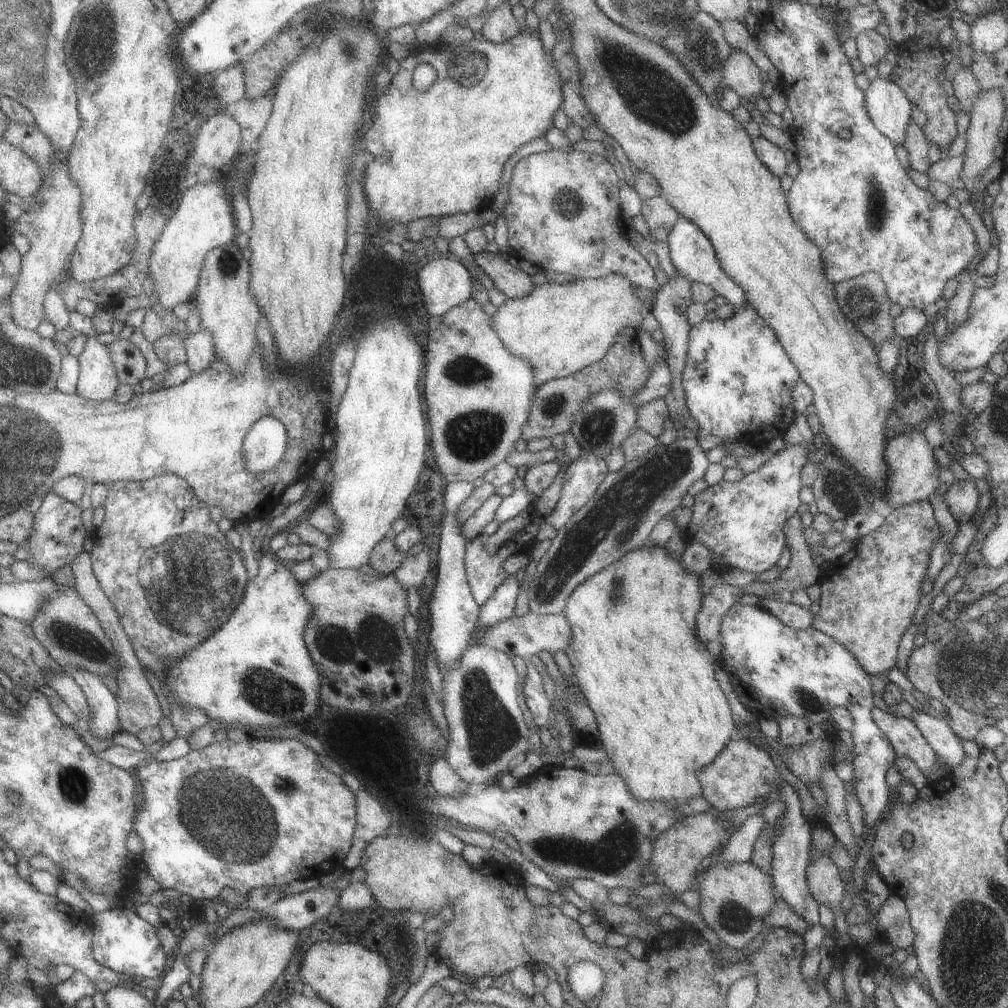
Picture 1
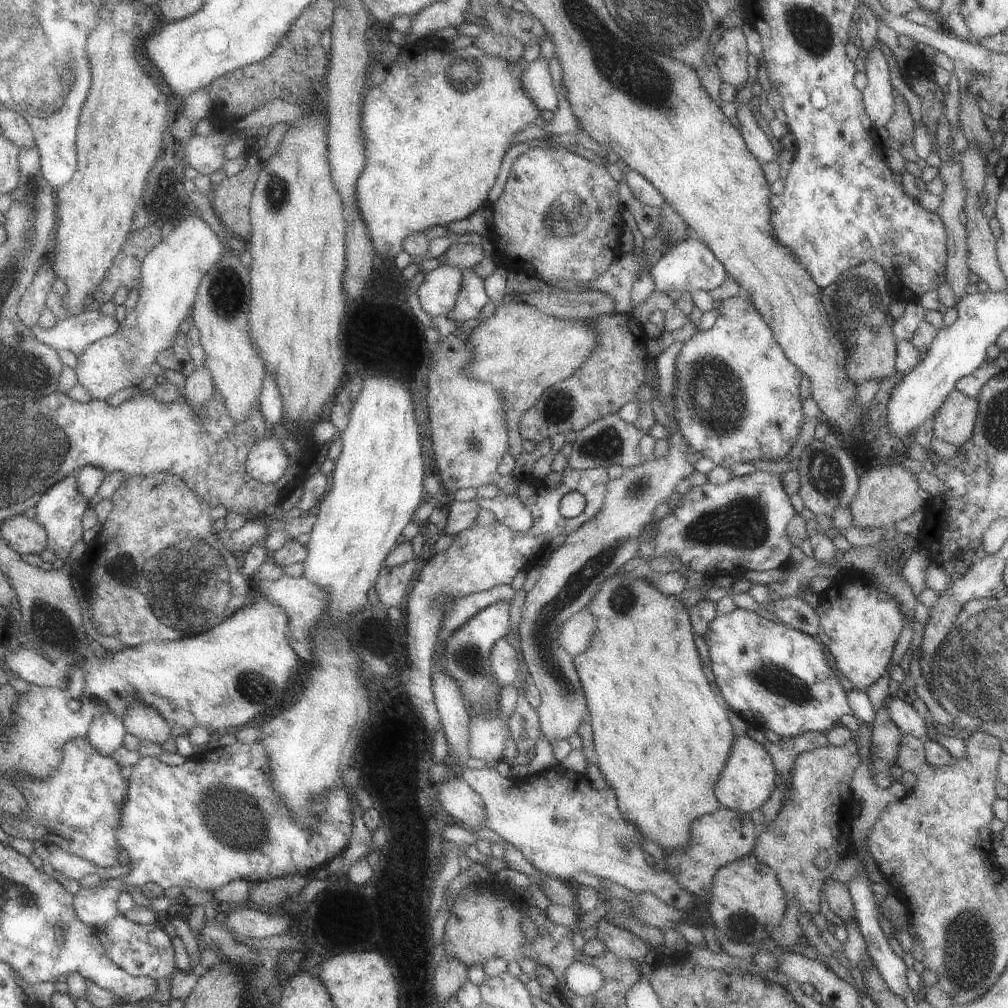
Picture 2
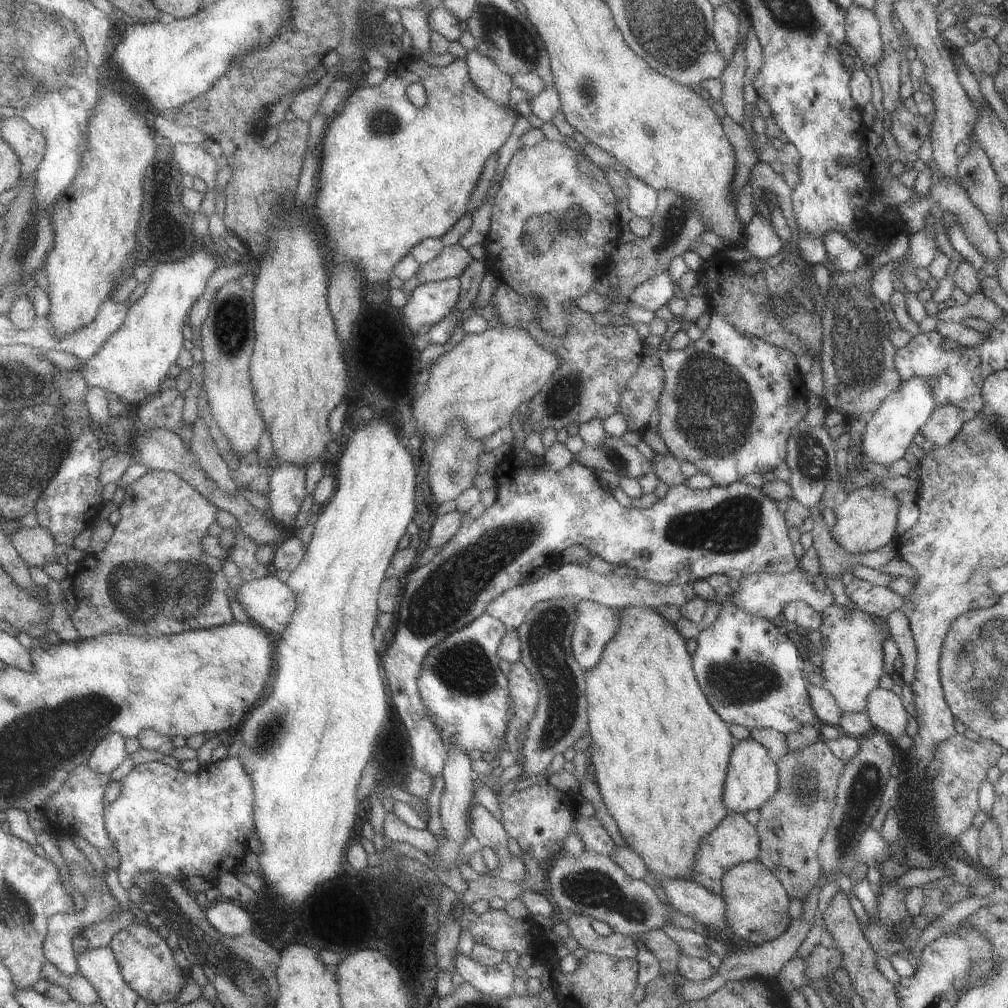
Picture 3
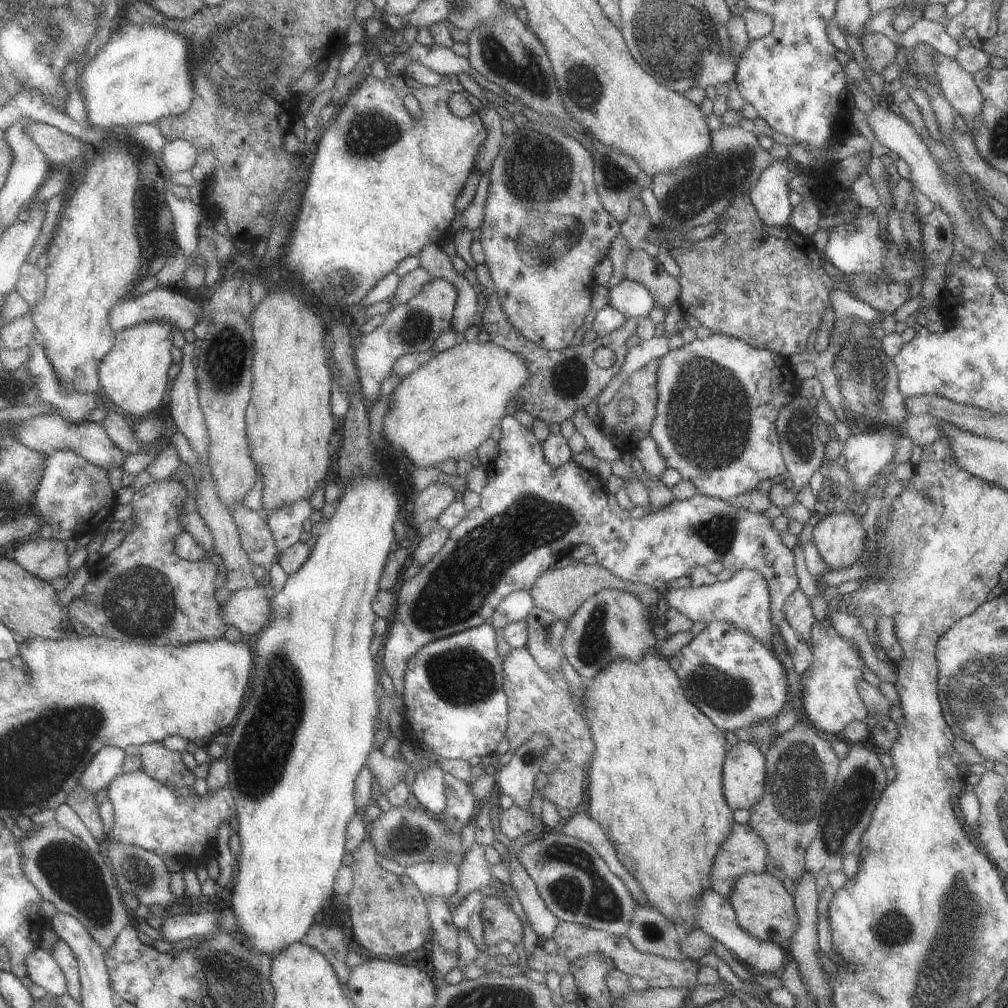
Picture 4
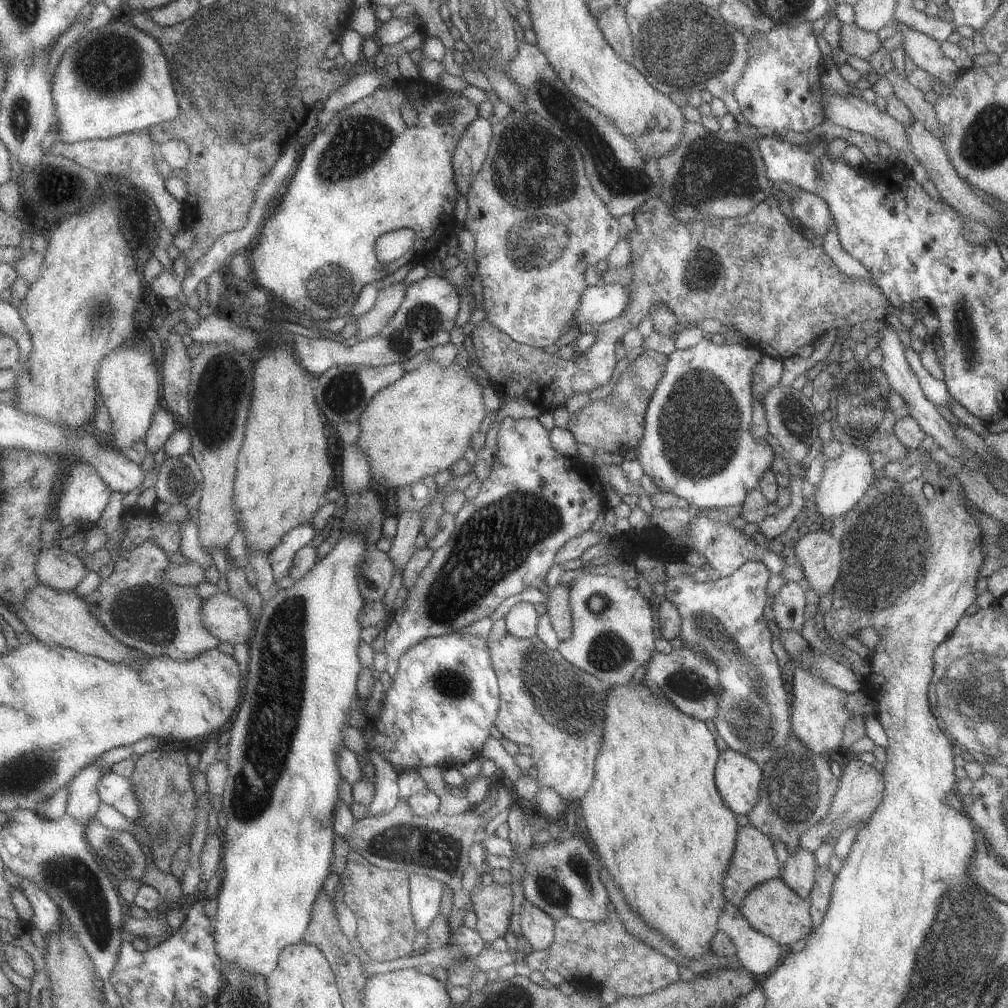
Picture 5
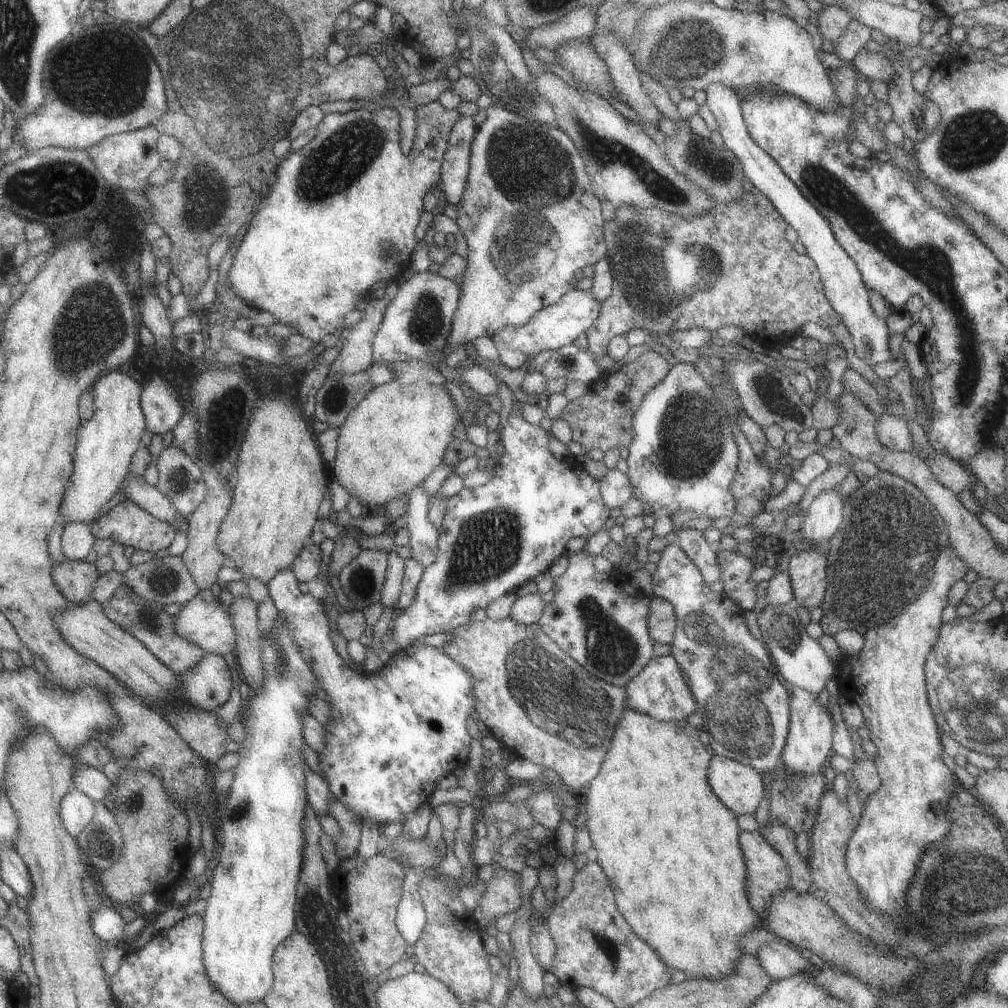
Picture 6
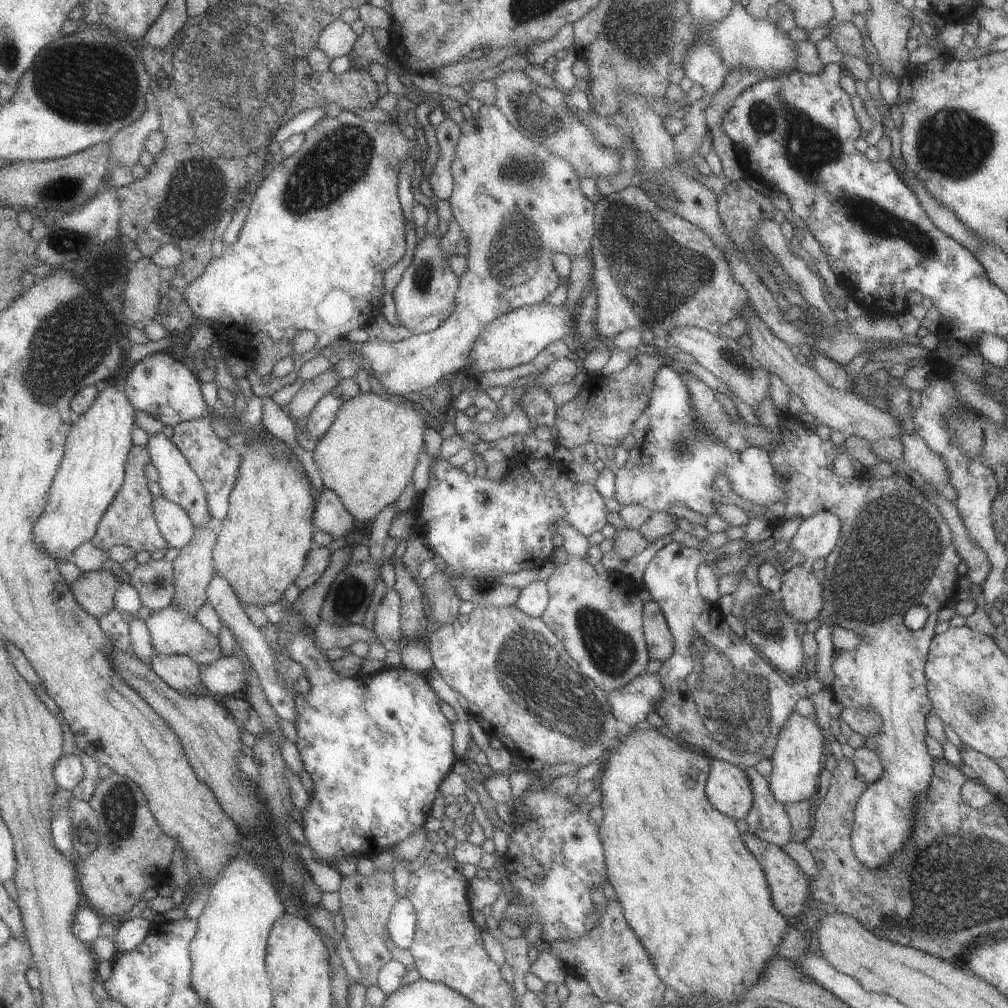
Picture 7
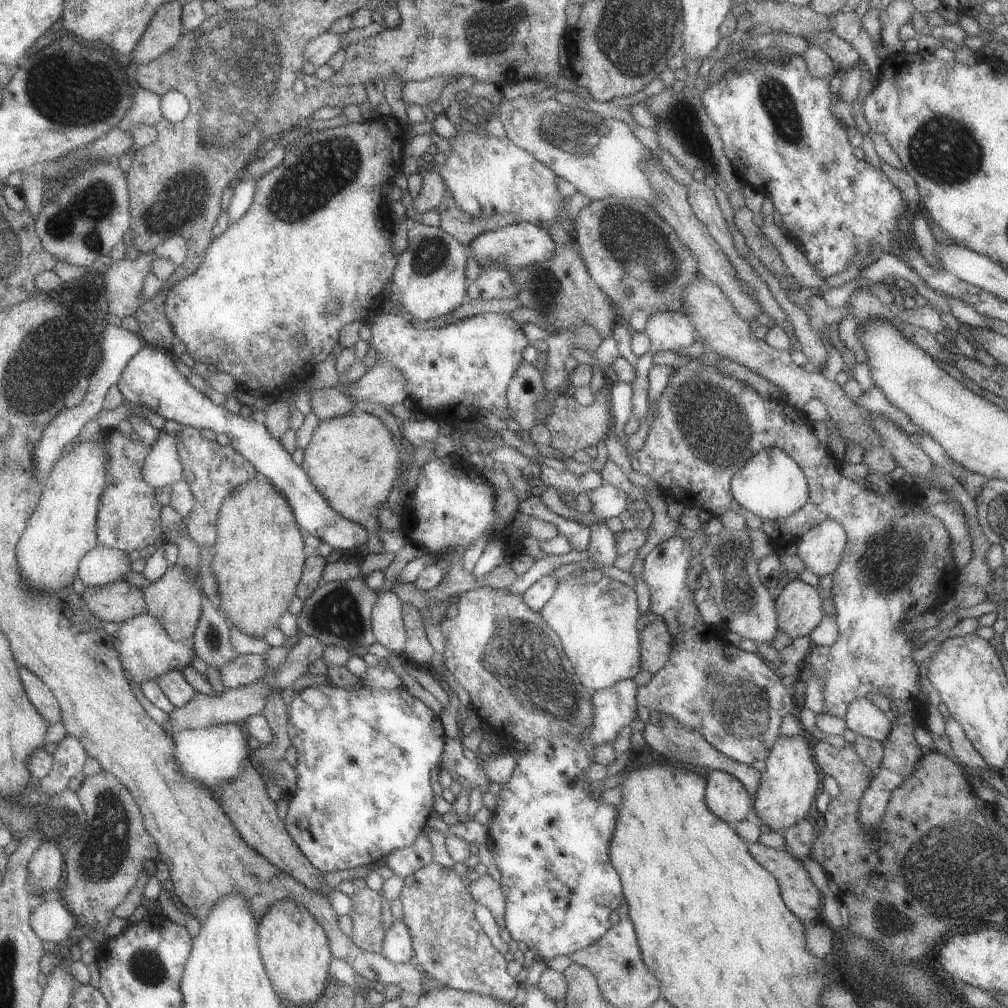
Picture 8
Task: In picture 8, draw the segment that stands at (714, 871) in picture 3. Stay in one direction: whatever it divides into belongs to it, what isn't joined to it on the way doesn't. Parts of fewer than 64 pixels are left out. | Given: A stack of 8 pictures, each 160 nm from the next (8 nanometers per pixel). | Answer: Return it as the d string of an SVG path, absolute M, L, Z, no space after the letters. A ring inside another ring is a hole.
M746 843L749 854L759 863L775 880L780 888L780 895L785 906L802 922L804 926L820 920L821 894L812 883L809 873L801 861L792 857L786 850L775 850L759 843Z

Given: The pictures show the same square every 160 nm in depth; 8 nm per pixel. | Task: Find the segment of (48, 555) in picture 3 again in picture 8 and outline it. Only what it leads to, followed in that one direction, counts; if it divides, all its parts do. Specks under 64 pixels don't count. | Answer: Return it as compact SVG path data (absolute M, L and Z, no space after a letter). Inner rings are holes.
M127 580L85 587L81 598L100 621L122 623L146 612L143 593Z

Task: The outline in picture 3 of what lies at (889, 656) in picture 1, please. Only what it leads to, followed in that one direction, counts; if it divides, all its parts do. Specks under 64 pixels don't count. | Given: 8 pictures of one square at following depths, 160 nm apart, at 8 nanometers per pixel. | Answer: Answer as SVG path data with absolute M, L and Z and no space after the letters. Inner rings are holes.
M831 604L820 612L820 634L823 648L819 652L822 656L822 665L817 669L823 678L823 687L833 698L835 704L843 713L863 713L866 710L866 696L877 687L879 677L884 674L882 661L882 640L889 635L885 618L868 616L863 611L848 611L841 606Z

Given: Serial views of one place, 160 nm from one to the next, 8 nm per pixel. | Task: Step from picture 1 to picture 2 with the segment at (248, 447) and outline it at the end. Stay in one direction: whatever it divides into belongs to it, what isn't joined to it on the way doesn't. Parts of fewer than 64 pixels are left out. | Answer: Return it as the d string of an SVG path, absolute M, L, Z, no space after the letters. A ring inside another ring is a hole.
M269 431L248 450L246 469L253 480L271 484L286 473L289 461L281 443Z

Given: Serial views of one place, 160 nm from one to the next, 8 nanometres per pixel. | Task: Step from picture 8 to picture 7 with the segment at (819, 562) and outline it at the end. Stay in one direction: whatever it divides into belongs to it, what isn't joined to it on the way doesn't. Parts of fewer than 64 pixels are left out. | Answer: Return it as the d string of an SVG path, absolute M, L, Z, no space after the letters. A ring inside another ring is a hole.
M819 511L799 523L790 544L809 563L831 554L839 535L839 518L832 512Z

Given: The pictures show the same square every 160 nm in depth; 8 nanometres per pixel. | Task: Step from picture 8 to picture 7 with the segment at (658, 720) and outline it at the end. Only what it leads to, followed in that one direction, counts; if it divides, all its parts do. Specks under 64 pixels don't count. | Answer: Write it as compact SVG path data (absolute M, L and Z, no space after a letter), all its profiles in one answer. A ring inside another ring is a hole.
M754 766L739 767L748 778L752 792L752 803L744 820L746 831L775 846L783 846L790 840L791 829L786 810L771 794L766 777Z

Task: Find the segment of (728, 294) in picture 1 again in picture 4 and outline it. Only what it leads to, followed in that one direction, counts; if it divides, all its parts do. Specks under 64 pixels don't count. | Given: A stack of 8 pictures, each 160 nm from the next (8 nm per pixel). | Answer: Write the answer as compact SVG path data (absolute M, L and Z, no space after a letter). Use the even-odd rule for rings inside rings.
M623 278L608 289L608 304L626 318L645 317L654 307L649 291L640 284Z

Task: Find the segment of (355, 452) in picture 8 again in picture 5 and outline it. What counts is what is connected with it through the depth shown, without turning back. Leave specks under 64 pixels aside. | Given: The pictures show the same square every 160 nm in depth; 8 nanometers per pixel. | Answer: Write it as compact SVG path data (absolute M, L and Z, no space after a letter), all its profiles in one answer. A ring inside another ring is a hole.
M424 360L415 370L407 371L401 375L395 382L392 382L389 386L378 390L367 403L367 406L363 409L363 412L359 415L357 420L359 425L359 434L355 441L355 446L365 454L370 470L370 480L373 480L377 486L383 486L383 488L389 488L389 490L398 489L415 481L425 478L425 476L434 476L436 472L445 470L448 466L455 462L457 459L462 458L463 452L469 446L469 437L471 434L478 430L479 422L484 418L483 406L481 403L481 386L477 385L473 380L467 376L467 366L459 368L452 362L450 366L446 368L440 368L433 362Z

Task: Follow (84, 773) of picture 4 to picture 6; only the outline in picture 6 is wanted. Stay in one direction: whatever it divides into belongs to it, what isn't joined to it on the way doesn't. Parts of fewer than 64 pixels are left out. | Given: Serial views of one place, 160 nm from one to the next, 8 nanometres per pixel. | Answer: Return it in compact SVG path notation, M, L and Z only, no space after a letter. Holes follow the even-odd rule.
M71 787L60 800L58 813L67 834L76 839L93 816L94 802L86 794Z

